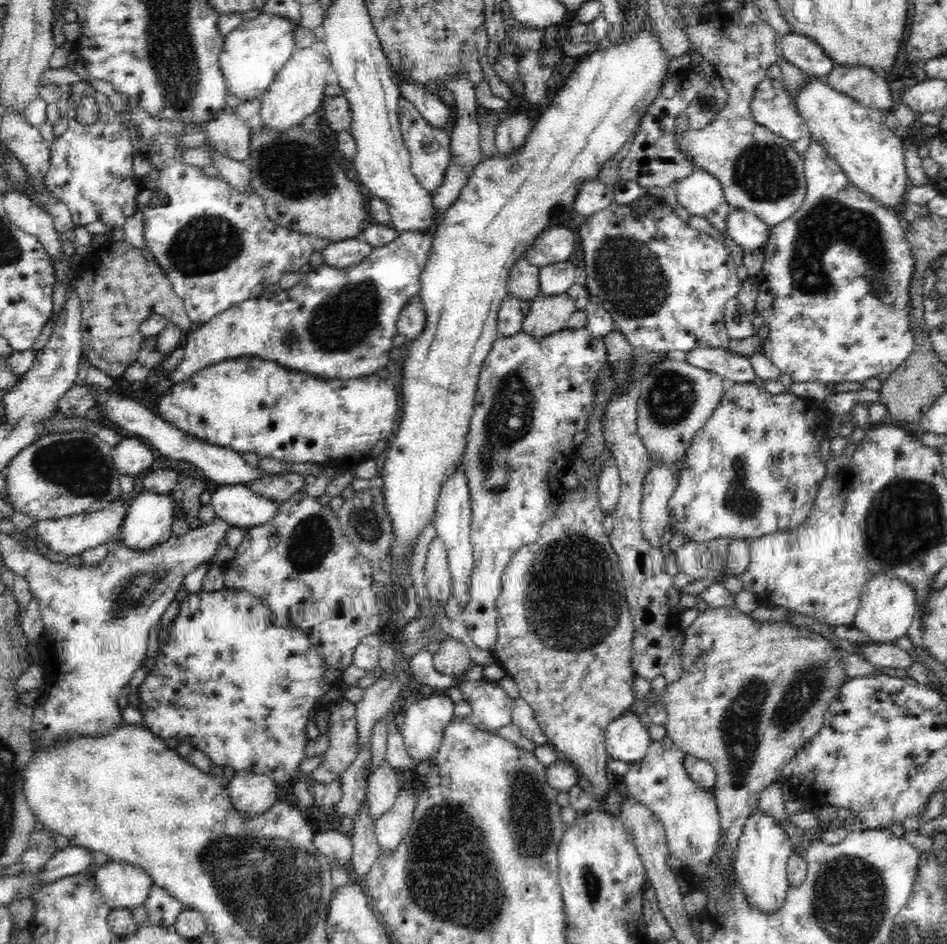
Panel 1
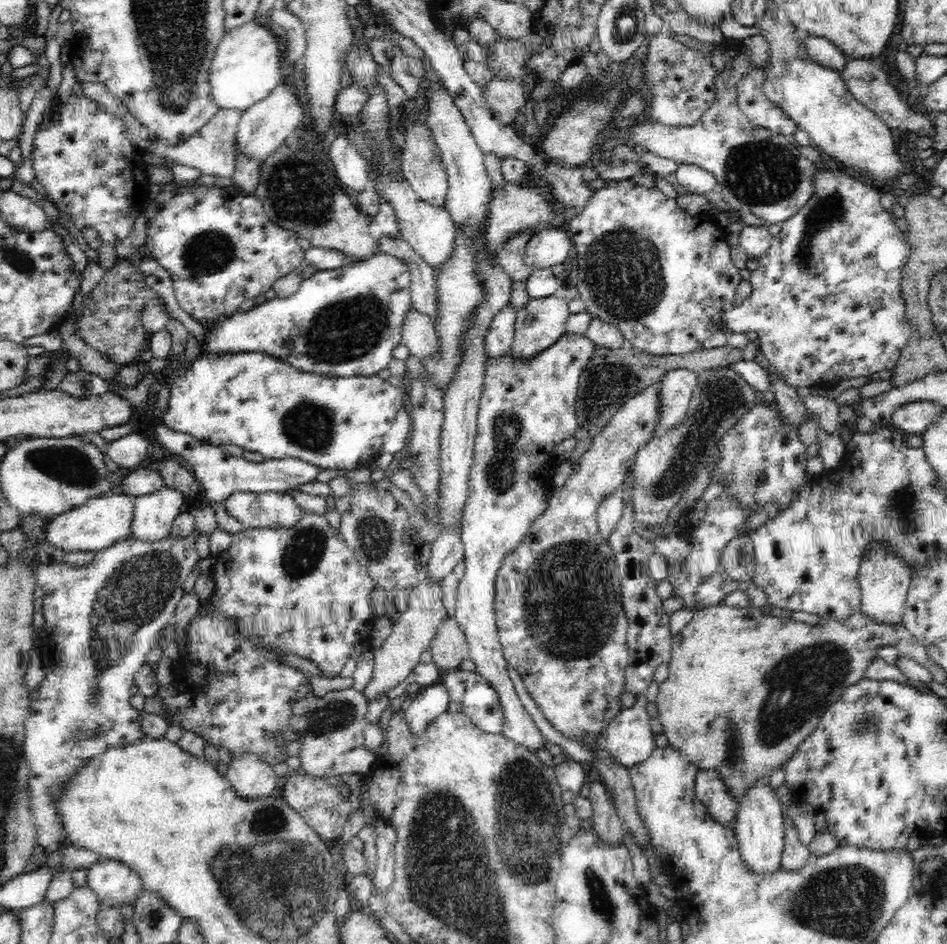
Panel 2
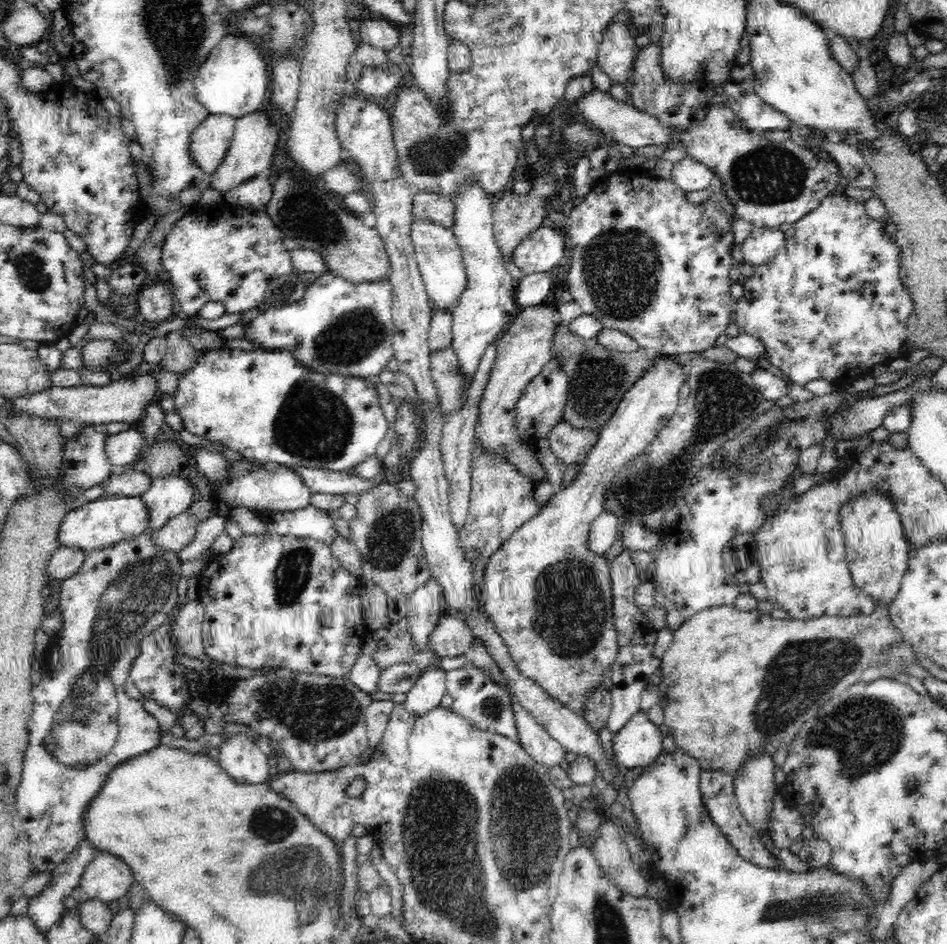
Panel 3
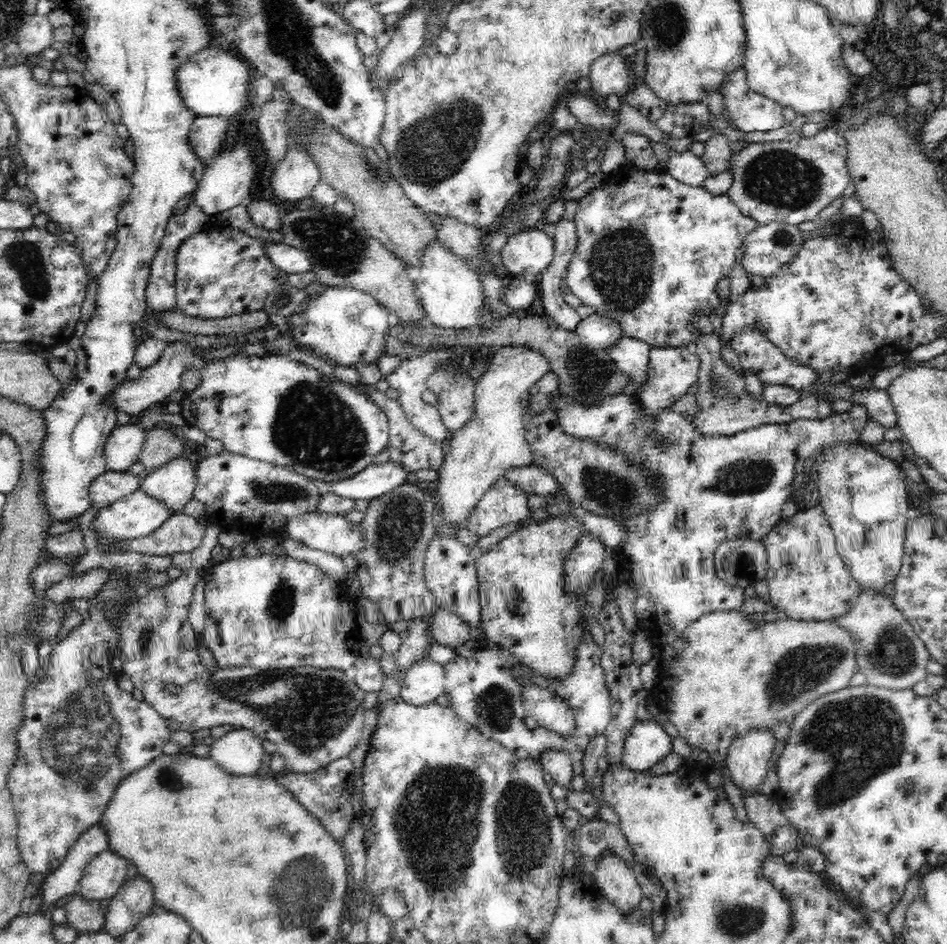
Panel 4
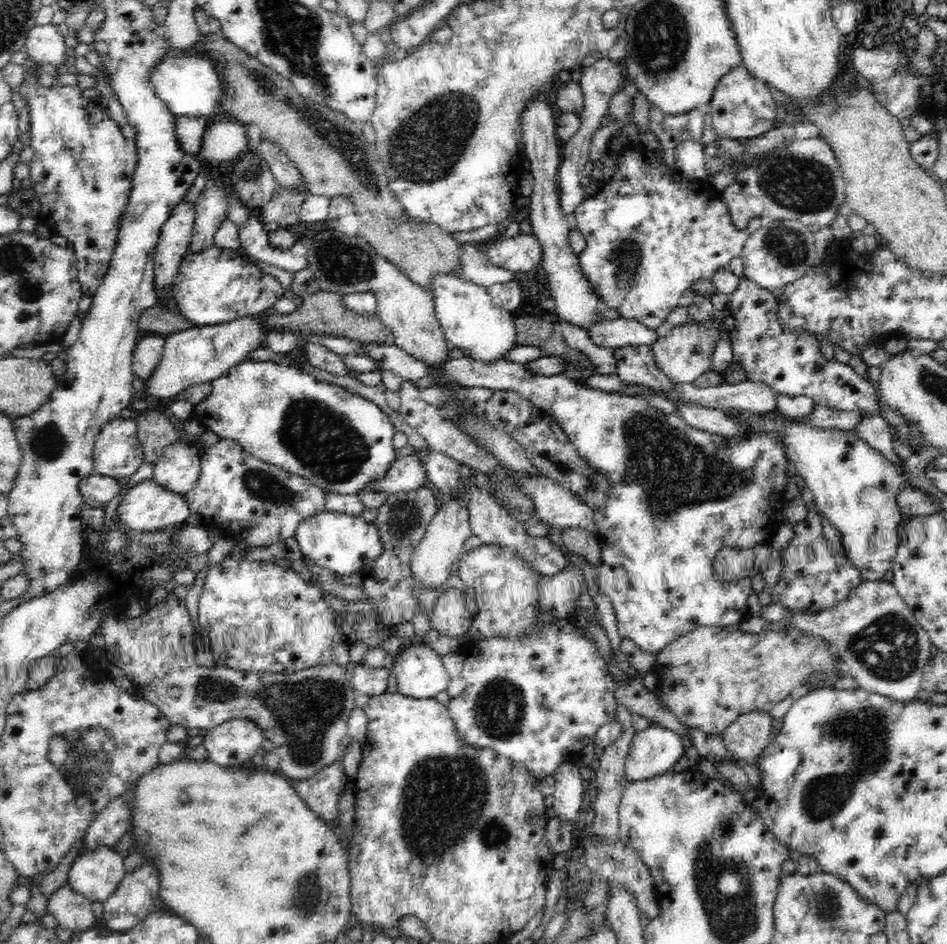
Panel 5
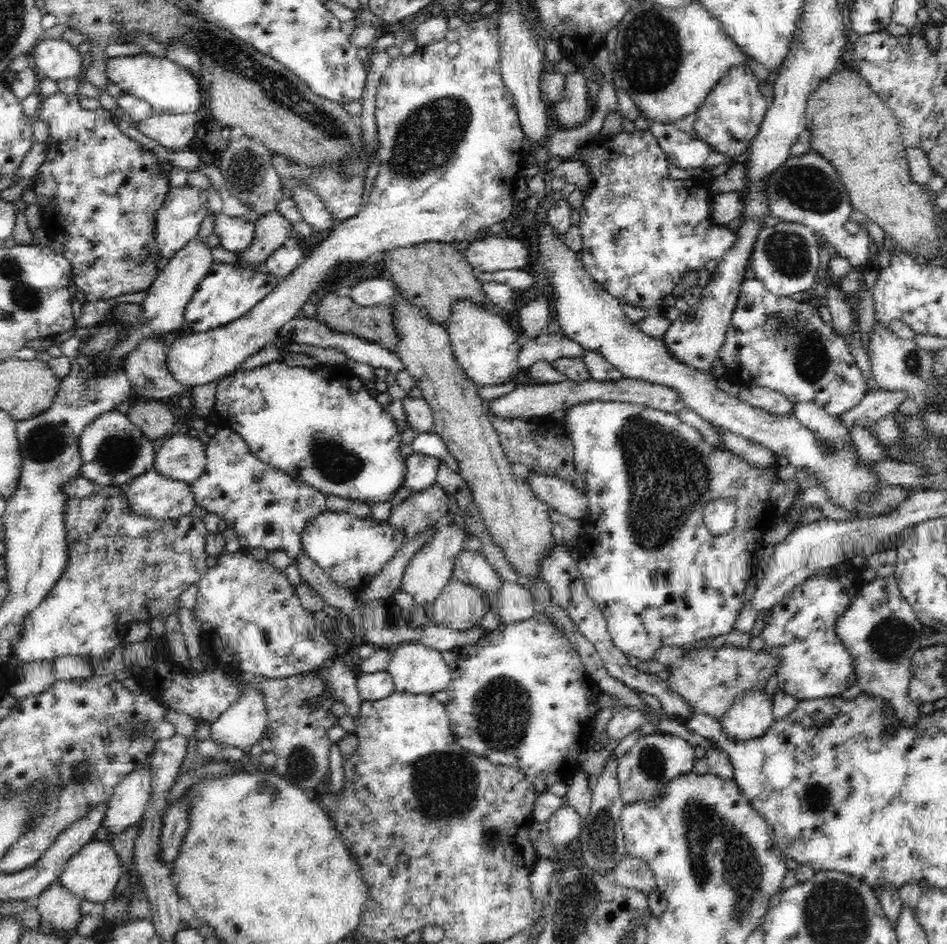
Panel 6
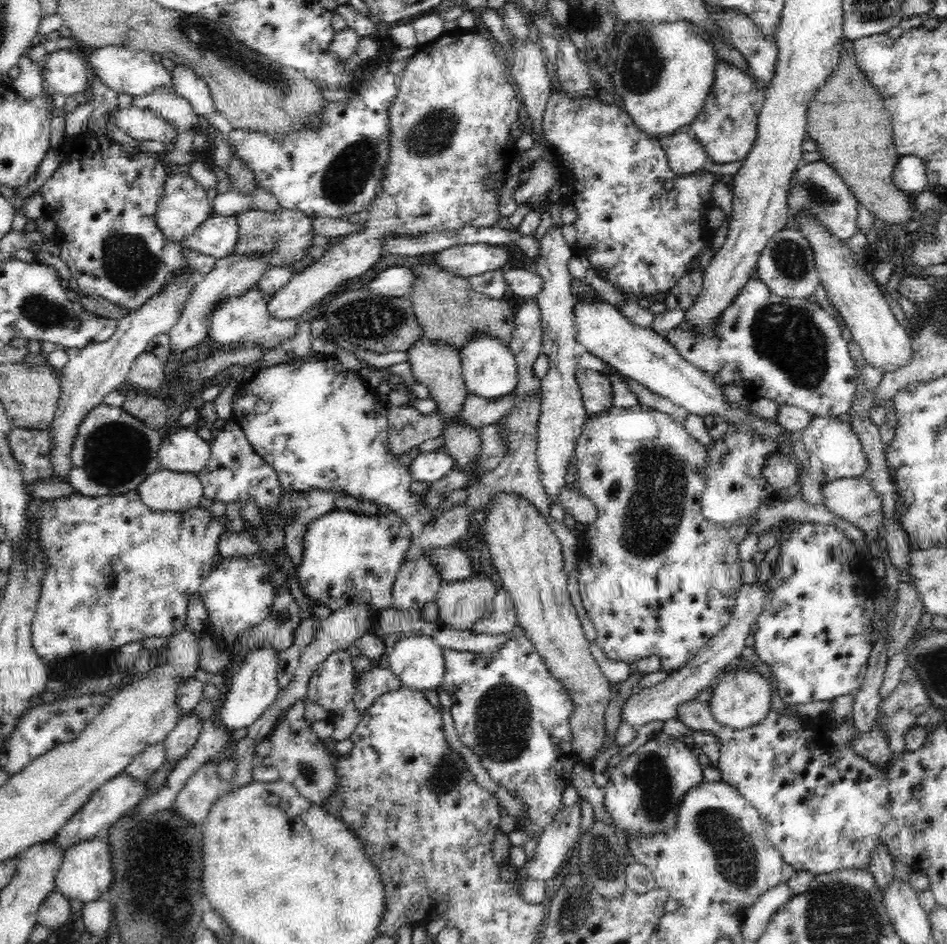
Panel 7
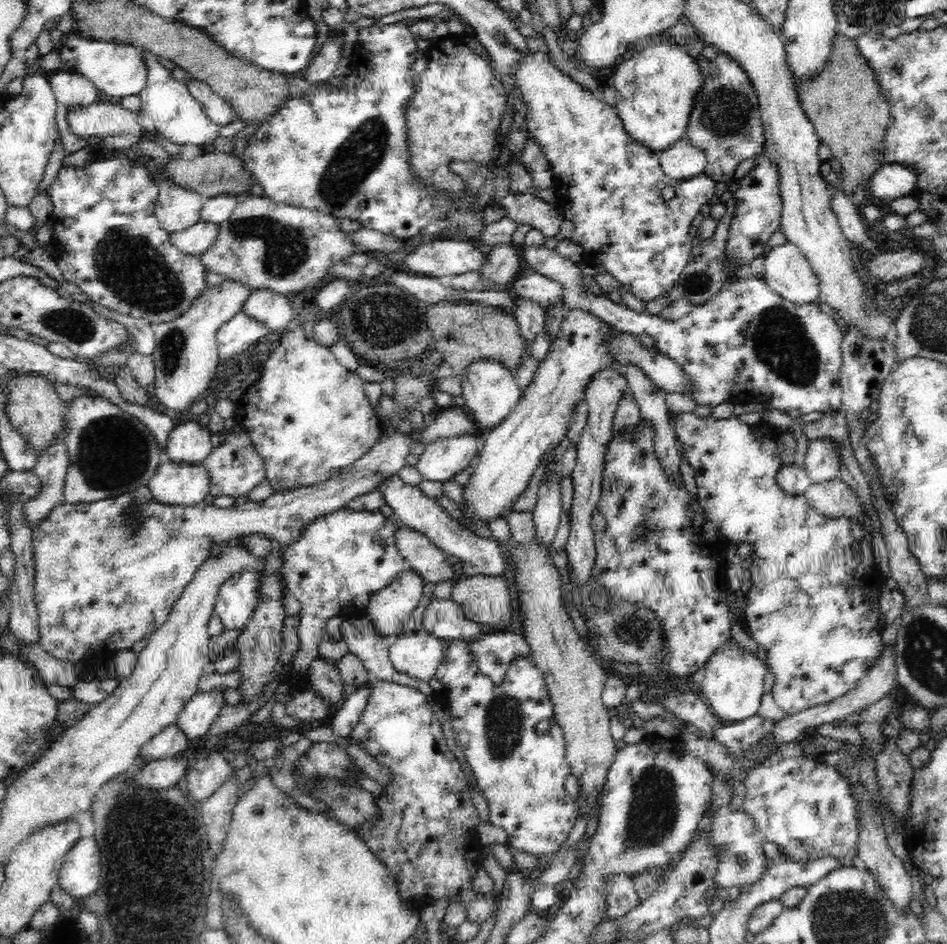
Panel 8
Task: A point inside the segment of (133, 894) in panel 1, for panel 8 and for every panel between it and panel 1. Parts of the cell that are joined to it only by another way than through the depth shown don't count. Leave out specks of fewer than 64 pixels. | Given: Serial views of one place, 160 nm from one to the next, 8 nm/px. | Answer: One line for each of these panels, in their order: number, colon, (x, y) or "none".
2: (114, 883)
3: (107, 877)
4: (105, 874)
5: (96, 873)
6: (92, 873)
7: (85, 874)
8: (79, 876)

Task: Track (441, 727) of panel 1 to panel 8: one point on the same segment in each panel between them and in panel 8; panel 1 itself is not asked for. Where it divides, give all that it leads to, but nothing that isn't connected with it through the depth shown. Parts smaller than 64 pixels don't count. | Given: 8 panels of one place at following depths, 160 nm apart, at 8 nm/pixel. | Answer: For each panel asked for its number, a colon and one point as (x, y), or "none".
2: (430, 701)
3: (429, 689)
4: (424, 681)
5: (419, 672)
6: (417, 669)
7: (418, 661)
8: (418, 654)

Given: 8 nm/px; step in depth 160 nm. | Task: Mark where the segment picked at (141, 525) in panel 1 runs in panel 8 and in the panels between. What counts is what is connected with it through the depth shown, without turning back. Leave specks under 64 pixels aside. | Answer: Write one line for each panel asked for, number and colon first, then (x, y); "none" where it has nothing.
2: (154, 513)
3: (167, 496)
4: (174, 482)
5: (178, 467)
6: (179, 456)
7: (184, 450)
8: (189, 442)

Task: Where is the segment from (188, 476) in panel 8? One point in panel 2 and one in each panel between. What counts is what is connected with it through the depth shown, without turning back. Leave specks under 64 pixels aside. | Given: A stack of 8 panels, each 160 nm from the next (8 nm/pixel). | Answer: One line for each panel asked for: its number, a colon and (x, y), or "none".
2: (101, 522)
3: (101, 523)
4: (136, 515)
5: (148, 505)
6: (152, 494)
7: (164, 490)

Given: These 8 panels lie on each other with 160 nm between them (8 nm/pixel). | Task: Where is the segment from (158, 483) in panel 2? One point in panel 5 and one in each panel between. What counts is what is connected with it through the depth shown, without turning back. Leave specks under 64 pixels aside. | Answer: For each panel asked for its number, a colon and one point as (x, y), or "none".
3: (134, 482)
4: (107, 488)
5: (96, 490)

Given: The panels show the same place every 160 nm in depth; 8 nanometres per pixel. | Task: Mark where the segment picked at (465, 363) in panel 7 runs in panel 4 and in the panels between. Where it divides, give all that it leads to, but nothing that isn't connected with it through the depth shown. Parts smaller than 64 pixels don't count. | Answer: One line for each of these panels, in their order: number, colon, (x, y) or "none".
4: (451, 293)
5: (469, 320)
6: (486, 346)

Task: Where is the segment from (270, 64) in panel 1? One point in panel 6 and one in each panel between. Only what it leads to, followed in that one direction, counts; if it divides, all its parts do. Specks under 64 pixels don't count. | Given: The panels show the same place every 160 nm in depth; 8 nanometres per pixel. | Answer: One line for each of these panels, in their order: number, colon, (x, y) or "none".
2: (248, 64)
3: (234, 79)
4: (213, 82)
5: (189, 86)
6: (169, 89)

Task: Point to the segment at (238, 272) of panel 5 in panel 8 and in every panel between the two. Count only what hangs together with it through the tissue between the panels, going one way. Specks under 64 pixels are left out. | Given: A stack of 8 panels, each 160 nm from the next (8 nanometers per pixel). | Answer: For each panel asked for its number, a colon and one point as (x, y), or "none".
6: (228, 292)
7: (245, 321)
8: (234, 336)

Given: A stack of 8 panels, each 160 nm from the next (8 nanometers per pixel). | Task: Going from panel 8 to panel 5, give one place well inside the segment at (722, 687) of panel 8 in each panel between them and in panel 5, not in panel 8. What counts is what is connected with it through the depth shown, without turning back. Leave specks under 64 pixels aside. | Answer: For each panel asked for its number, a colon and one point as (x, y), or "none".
5: (748, 735)
6: (748, 716)
7: (739, 698)

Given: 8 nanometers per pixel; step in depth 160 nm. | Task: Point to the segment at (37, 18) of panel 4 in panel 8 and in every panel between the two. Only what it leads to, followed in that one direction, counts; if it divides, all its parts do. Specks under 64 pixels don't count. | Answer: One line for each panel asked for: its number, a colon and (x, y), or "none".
5: (45, 45)
6: (58, 60)
7: (66, 72)
8: (70, 89)

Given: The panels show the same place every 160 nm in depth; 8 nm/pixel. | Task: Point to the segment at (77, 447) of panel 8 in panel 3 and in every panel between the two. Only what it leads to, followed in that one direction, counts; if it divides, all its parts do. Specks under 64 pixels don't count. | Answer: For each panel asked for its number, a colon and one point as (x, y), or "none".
3: (123, 448)
4: (124, 444)
5: (117, 450)
6: (112, 450)
7: (113, 452)

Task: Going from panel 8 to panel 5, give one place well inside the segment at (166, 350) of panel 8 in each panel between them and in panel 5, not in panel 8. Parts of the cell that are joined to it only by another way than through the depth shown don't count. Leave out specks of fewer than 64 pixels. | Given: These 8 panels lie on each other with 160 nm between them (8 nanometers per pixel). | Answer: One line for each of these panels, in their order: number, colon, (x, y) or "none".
5: (282, 211)
6: (272, 230)
7: (231, 277)

